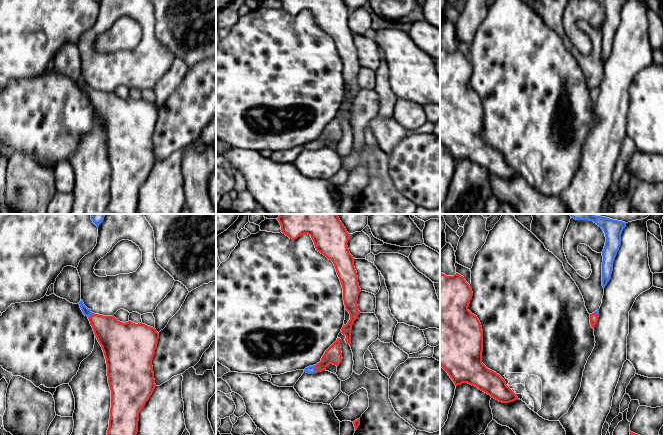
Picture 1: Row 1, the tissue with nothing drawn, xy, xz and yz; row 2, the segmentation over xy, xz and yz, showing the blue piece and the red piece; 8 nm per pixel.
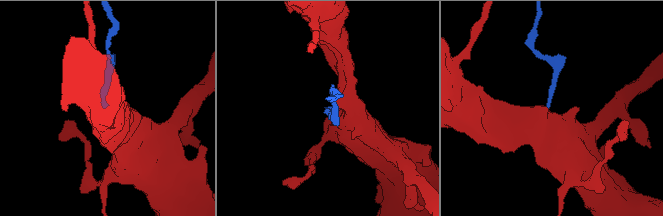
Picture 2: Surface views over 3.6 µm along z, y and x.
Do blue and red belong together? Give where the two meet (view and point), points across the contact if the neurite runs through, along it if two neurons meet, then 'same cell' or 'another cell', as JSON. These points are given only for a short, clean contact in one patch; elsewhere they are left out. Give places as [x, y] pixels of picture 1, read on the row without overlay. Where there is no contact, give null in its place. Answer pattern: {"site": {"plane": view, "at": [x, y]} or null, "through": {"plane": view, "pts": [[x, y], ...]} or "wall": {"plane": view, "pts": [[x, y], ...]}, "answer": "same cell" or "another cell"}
{"site": {"plane": "xz", "at": [314, 145]}, "through": {"plane": "xz", "pts": [[311, 145], [314, 145], [333, 131]]}, "answer": "same cell"}

